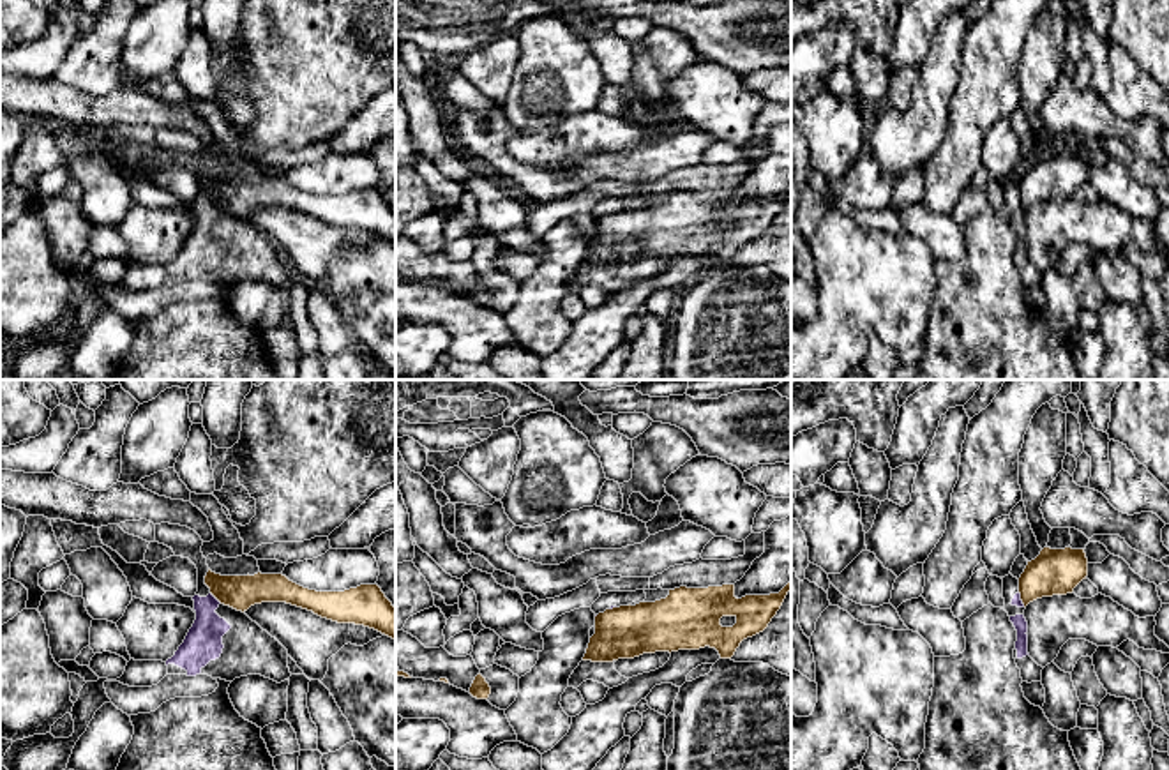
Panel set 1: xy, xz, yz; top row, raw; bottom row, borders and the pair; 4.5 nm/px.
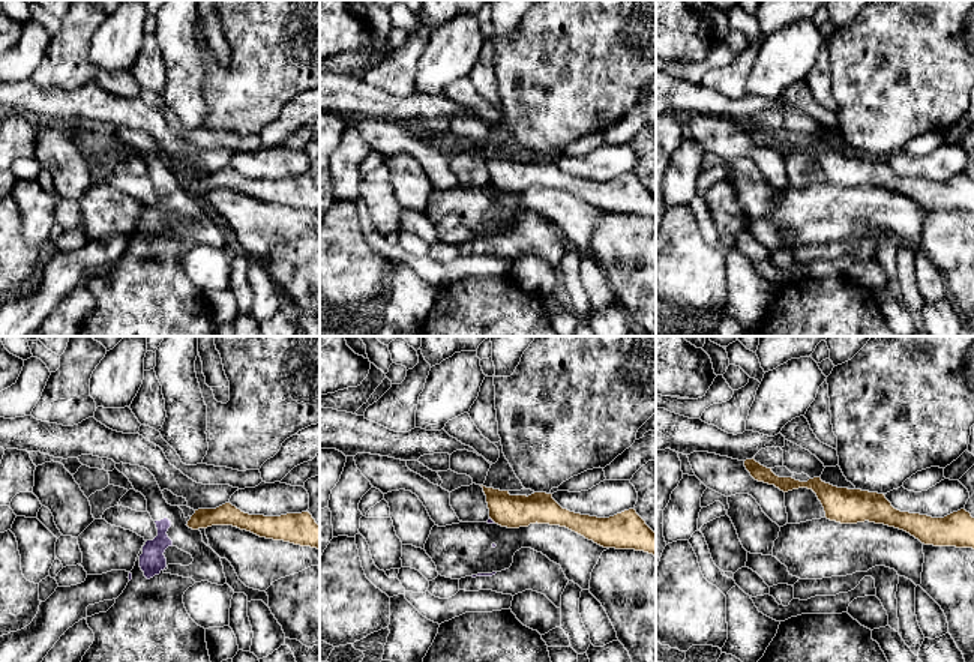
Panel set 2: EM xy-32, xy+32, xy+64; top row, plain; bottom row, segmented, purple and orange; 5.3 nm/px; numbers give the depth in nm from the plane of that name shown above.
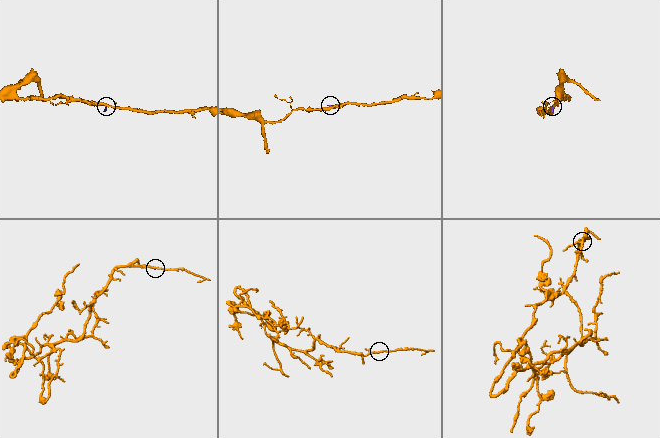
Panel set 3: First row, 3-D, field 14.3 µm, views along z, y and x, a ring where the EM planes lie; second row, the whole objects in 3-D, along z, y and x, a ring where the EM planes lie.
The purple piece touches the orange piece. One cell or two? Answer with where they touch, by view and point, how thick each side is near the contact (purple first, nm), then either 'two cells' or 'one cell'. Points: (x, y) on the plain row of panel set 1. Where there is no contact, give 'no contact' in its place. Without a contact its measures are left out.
xy (214, 202) | 170/160 nm | two cells

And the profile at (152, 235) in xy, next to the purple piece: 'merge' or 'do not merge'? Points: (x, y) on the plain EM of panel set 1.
do not merge

